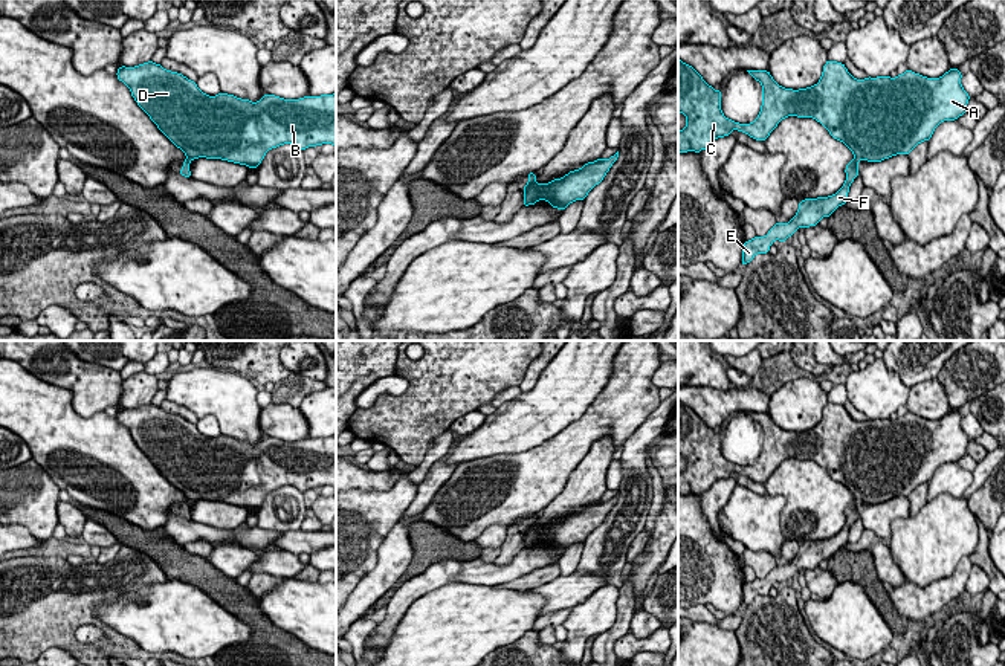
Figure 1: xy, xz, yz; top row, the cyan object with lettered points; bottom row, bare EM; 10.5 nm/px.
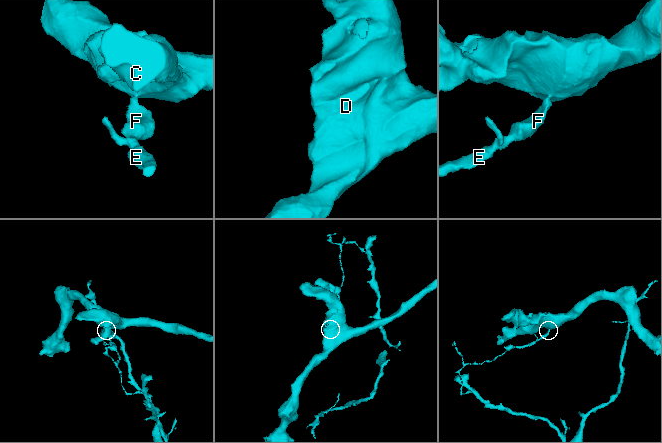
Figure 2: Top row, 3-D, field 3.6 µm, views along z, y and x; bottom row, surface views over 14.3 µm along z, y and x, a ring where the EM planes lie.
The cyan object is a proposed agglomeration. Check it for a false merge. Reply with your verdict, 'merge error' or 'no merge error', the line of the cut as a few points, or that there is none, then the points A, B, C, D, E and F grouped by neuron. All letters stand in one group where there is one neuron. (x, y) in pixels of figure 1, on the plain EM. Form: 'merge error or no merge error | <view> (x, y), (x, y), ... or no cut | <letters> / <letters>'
merge error | xz (533, 517), (529, 521) | A B C D / E F

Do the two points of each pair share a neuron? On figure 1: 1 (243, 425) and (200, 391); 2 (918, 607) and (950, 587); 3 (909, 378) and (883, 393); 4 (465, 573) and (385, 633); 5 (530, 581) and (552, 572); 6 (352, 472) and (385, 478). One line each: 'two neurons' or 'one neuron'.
1: one neuron
2: one neuron
3: two neurons
4: one neuron
5: one neuron
6: one neuron

